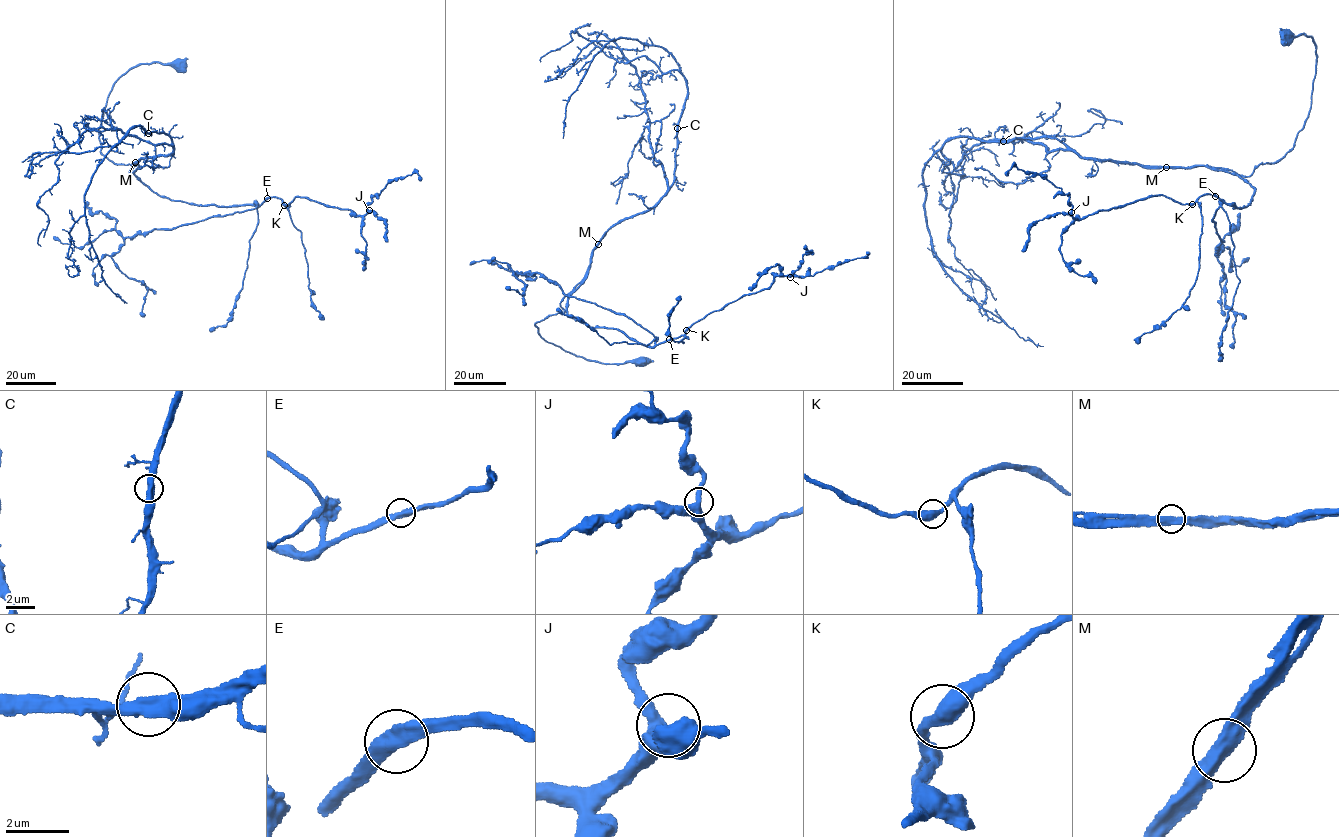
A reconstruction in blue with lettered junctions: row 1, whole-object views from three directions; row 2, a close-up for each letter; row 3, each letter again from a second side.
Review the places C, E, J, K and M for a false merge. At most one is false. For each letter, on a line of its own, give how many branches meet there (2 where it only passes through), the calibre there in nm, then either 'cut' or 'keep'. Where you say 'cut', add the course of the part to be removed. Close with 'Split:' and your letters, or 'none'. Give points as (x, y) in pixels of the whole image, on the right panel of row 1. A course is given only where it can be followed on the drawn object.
C: 2 branches meet; 460 nm thick; keep
E: 2 branches meet; 440 nm thick; keep
J: 2 branches meet; 460 nm thick; keep
K: 2 branches meet; 480 nm thick; keep
M: 2 branches meet; 460 nm thick; keep
Split: none

